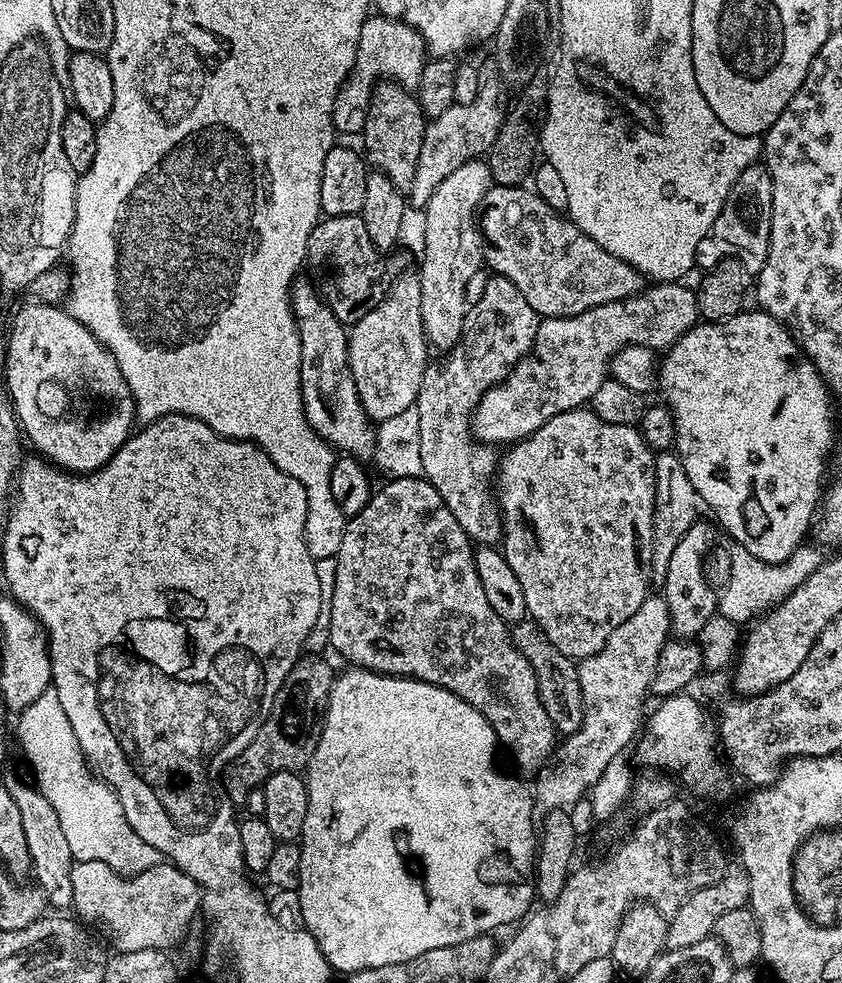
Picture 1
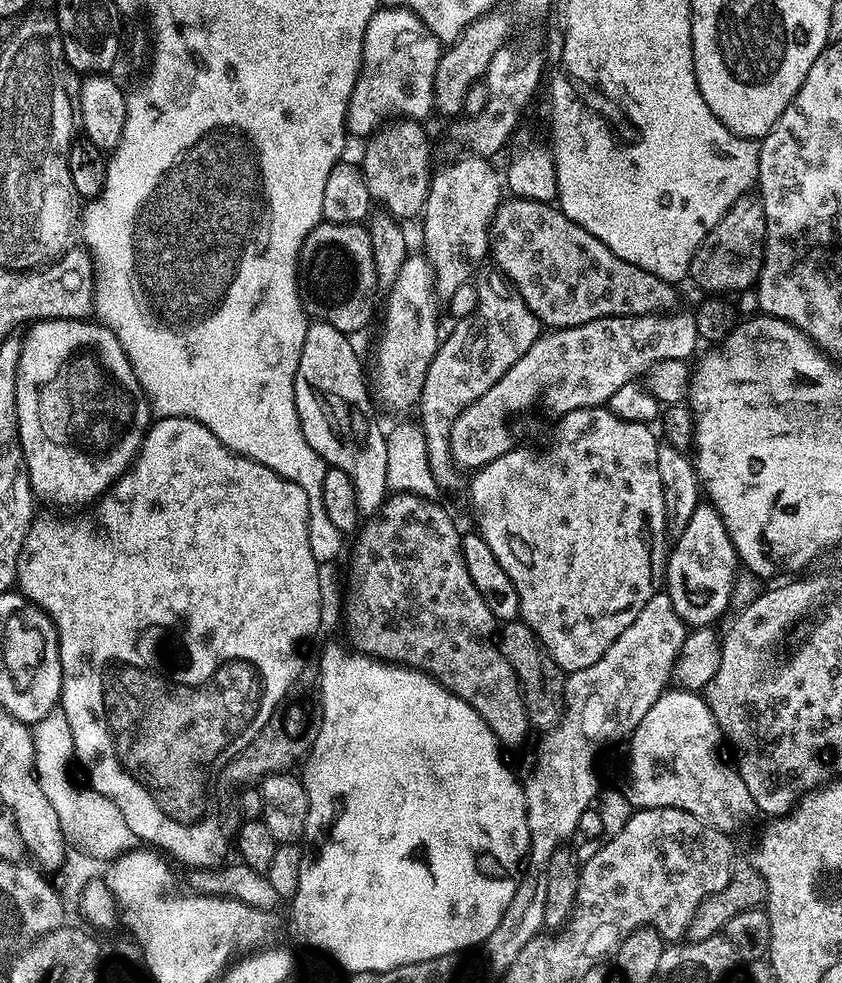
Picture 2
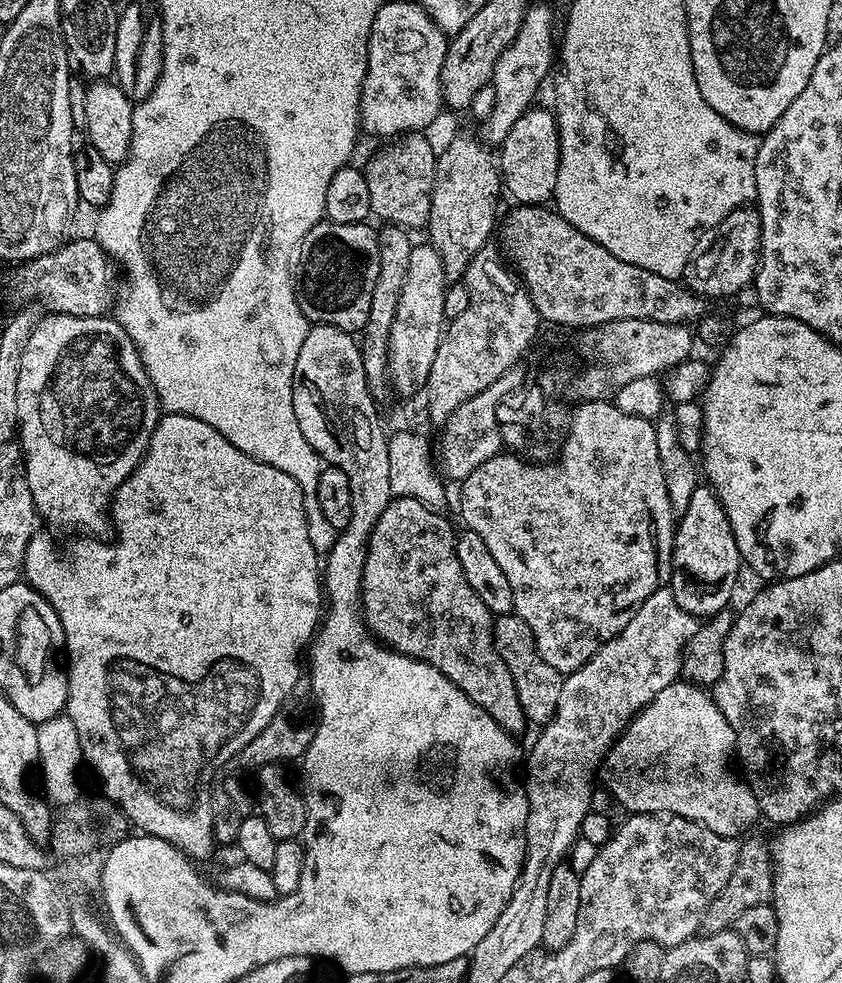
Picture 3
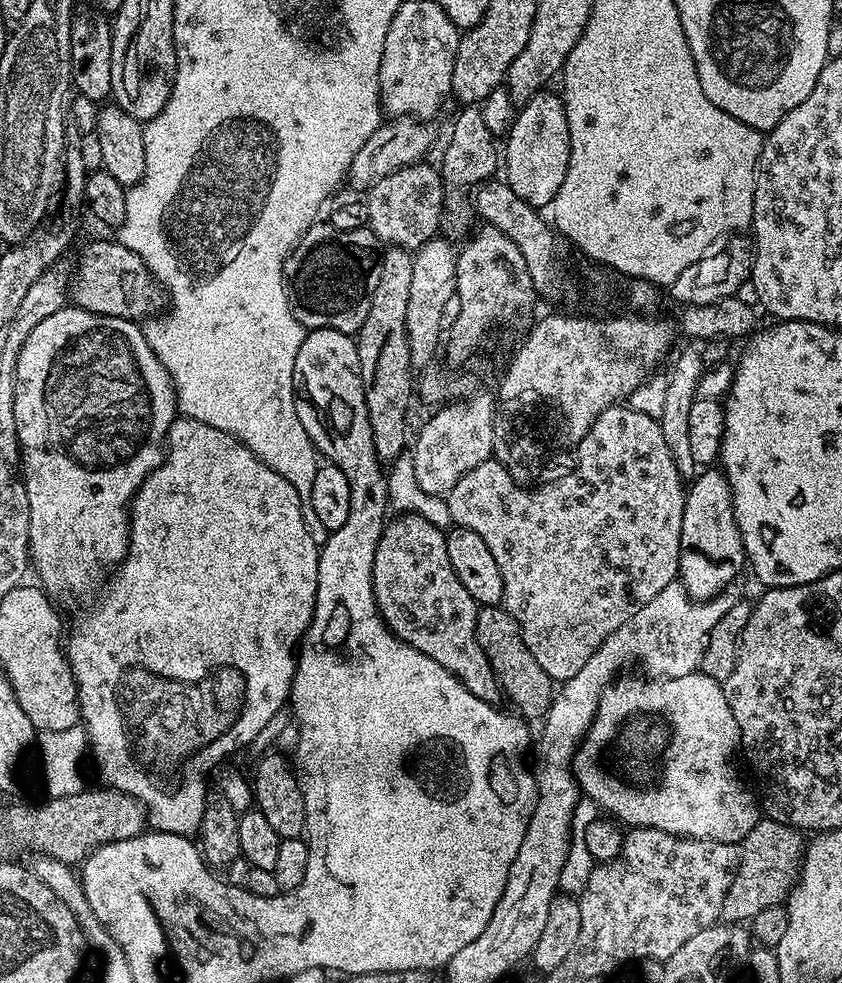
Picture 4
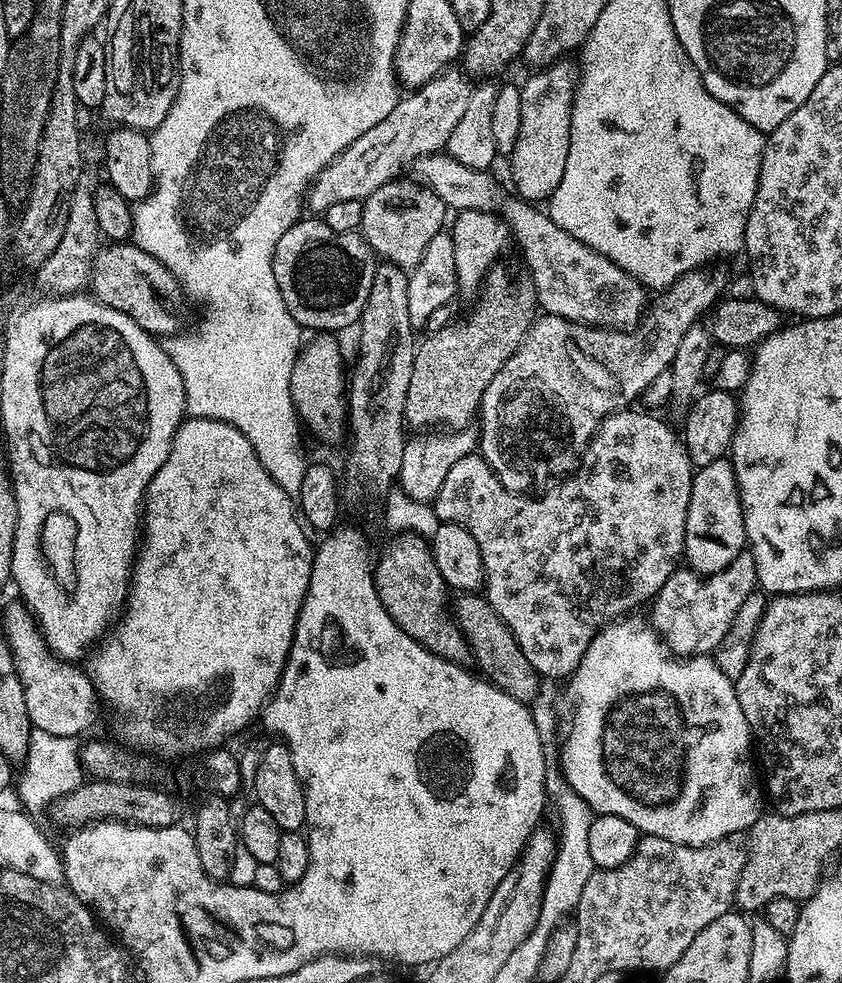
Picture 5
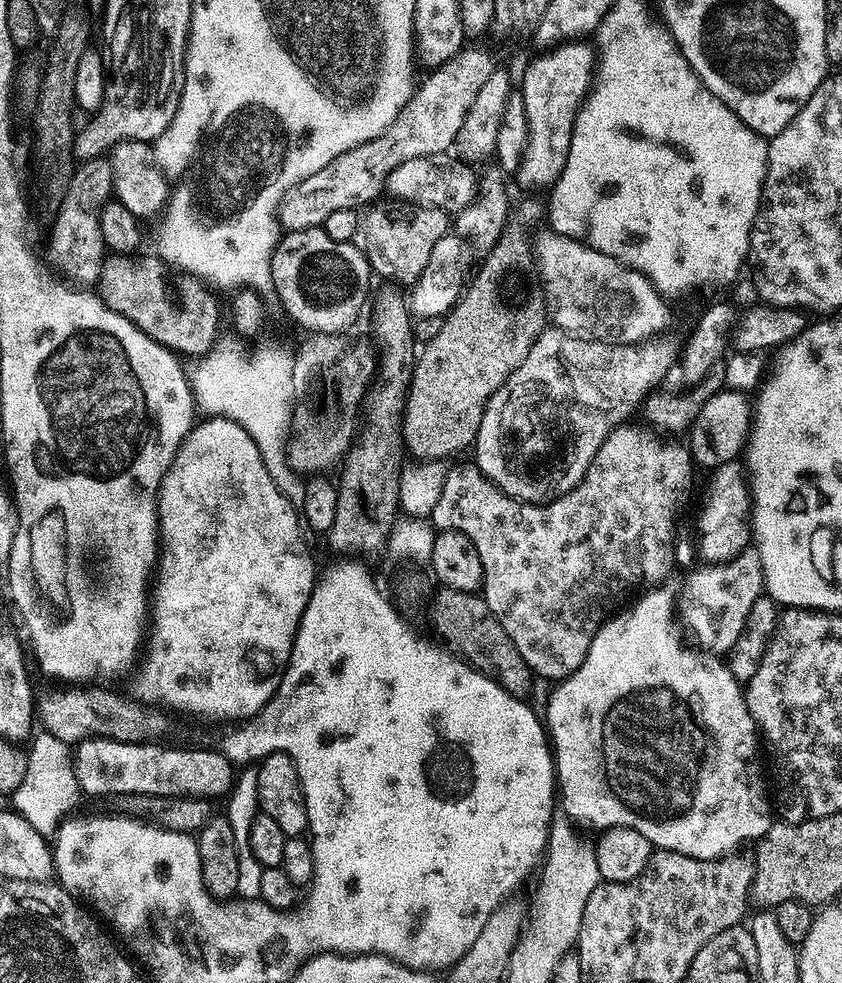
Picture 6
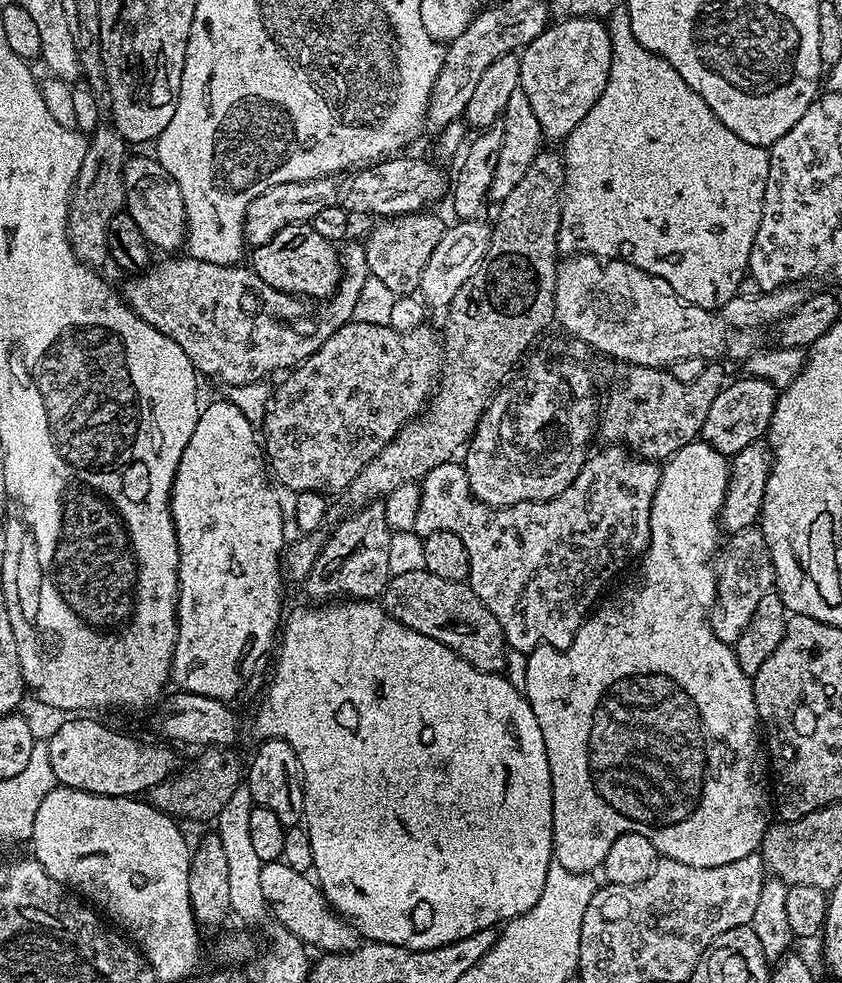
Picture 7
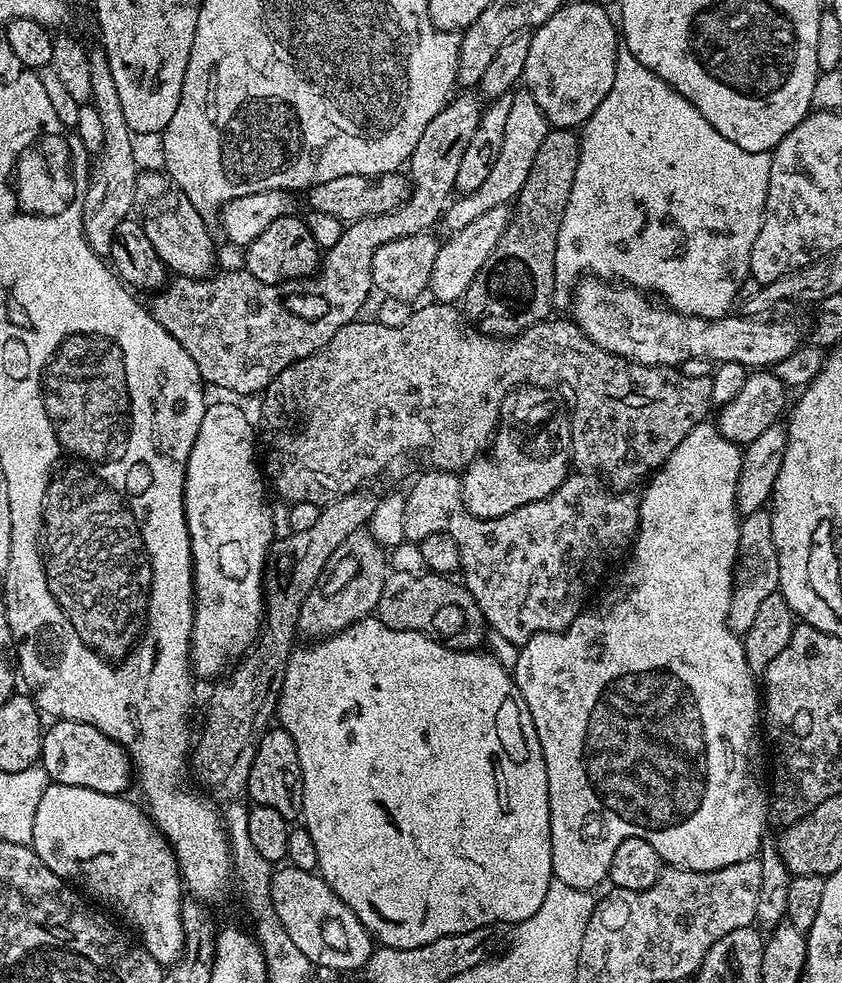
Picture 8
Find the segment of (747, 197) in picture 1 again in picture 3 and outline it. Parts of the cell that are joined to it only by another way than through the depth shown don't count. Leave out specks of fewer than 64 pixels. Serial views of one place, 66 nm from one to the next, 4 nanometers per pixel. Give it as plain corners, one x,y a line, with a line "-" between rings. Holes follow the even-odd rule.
737,210
725,216
720,221
720,227
715,233
716,241
708,249
697,251
687,273
686,284
697,296
735,297
740,288
746,287
755,277
760,254
758,228
748,221
747,211

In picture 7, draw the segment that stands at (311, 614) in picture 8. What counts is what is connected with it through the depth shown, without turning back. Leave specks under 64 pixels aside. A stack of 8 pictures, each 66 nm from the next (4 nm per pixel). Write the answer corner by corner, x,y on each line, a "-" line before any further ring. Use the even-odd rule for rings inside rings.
377,502
355,509
333,528
336,529
333,530
332,536
330,532
325,539
320,556
302,584
312,599
309,601
332,602
337,598
375,601
383,597
384,587
388,585
392,576
389,567
389,549
393,536
393,531
386,522
383,503

